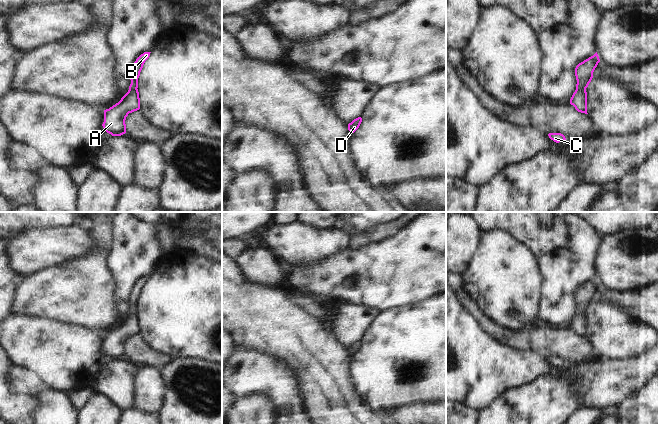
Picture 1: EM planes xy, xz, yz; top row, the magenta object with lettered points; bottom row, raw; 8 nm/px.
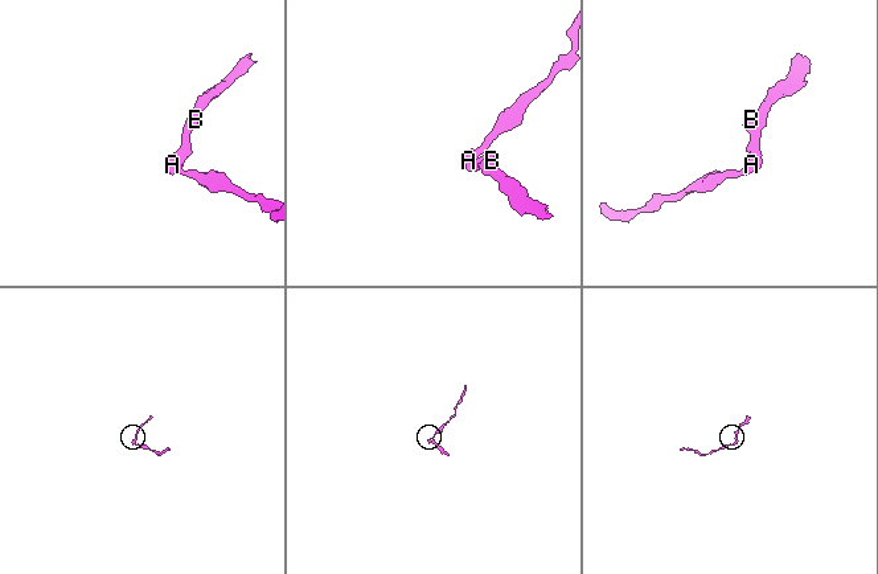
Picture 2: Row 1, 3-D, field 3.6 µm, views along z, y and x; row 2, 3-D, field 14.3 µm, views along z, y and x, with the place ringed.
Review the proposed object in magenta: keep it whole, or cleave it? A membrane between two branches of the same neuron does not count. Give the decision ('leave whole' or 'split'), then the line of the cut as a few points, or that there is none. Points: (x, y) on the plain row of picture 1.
leave whole; cut none

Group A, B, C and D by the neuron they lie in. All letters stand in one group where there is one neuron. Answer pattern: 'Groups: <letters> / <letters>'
Groups: A B C D

